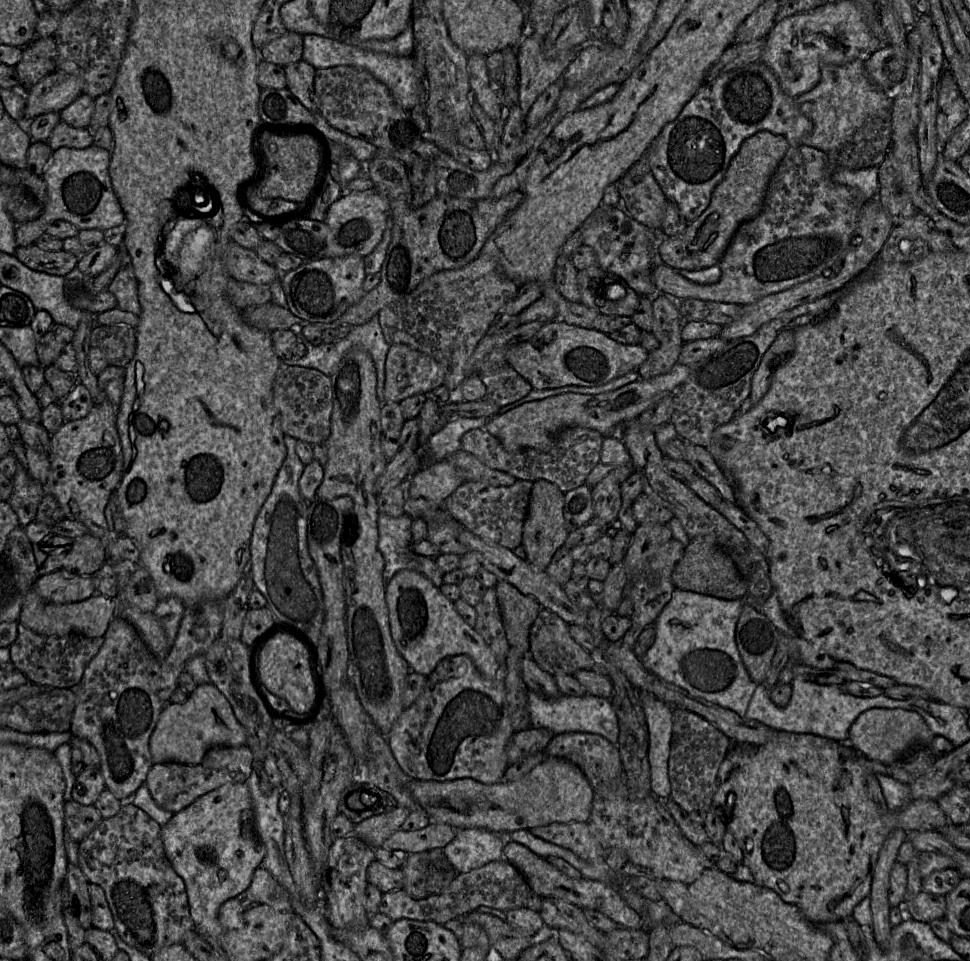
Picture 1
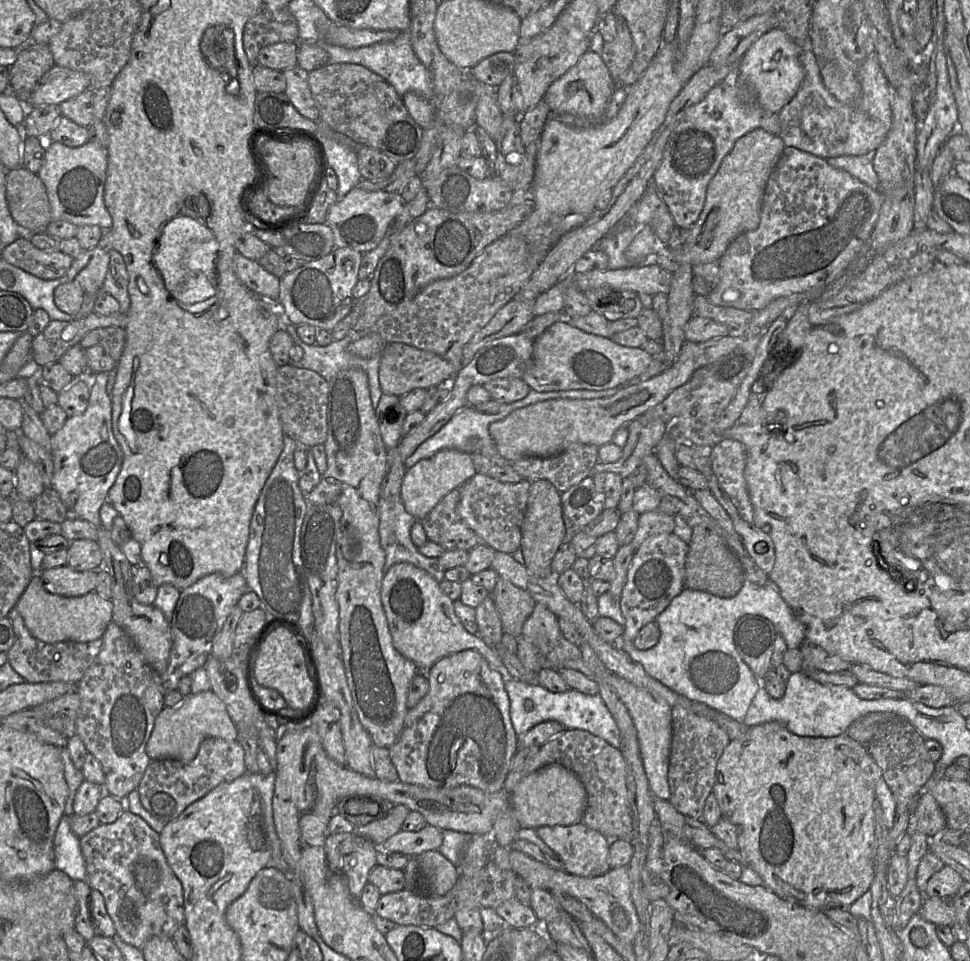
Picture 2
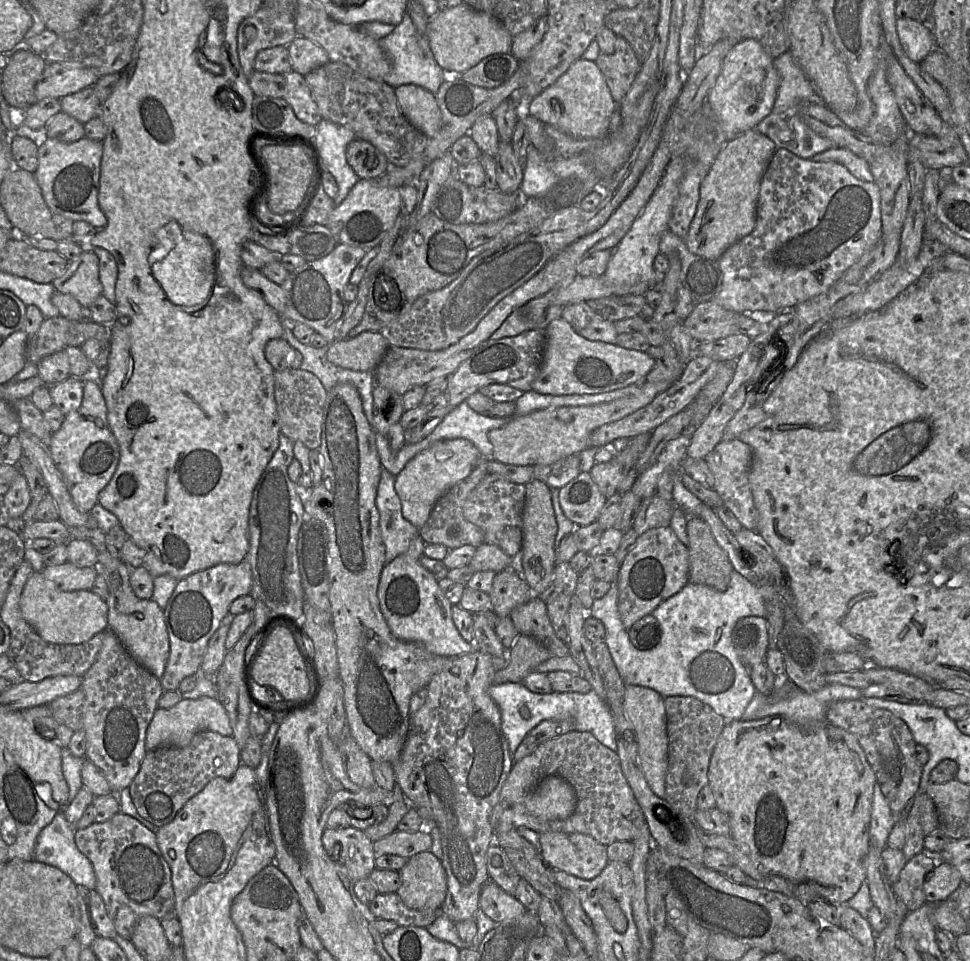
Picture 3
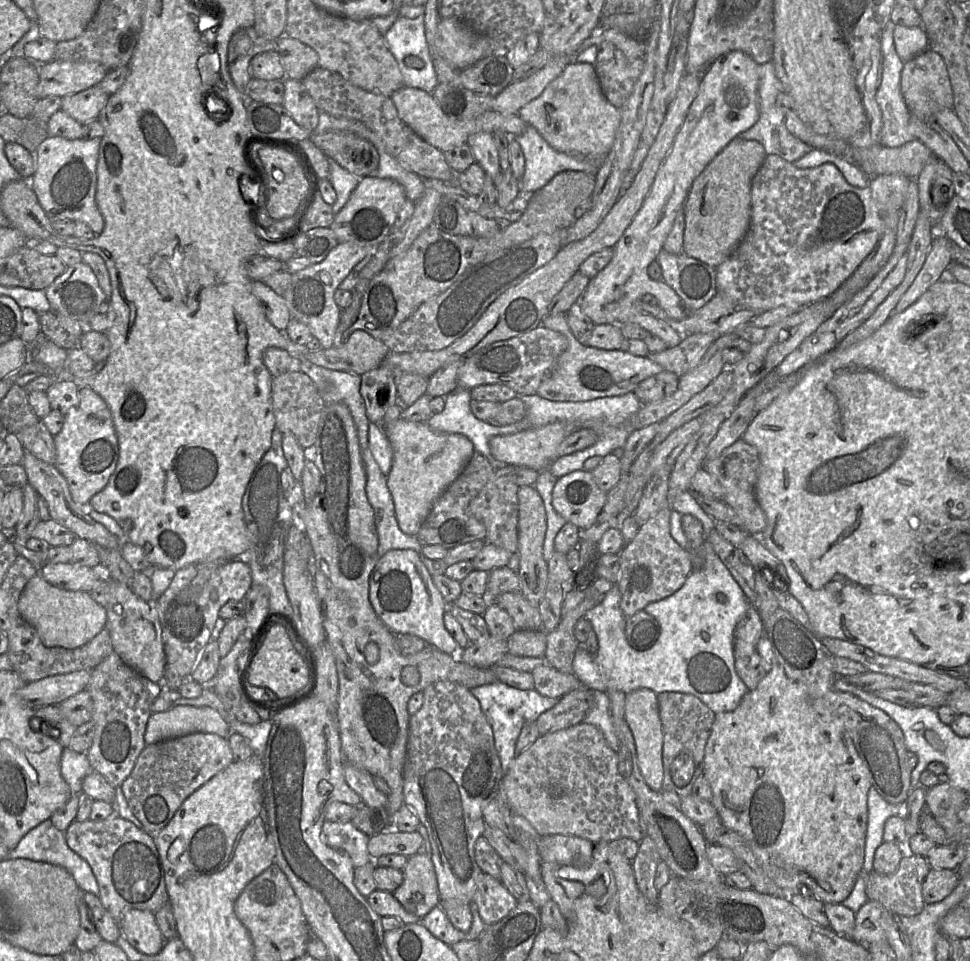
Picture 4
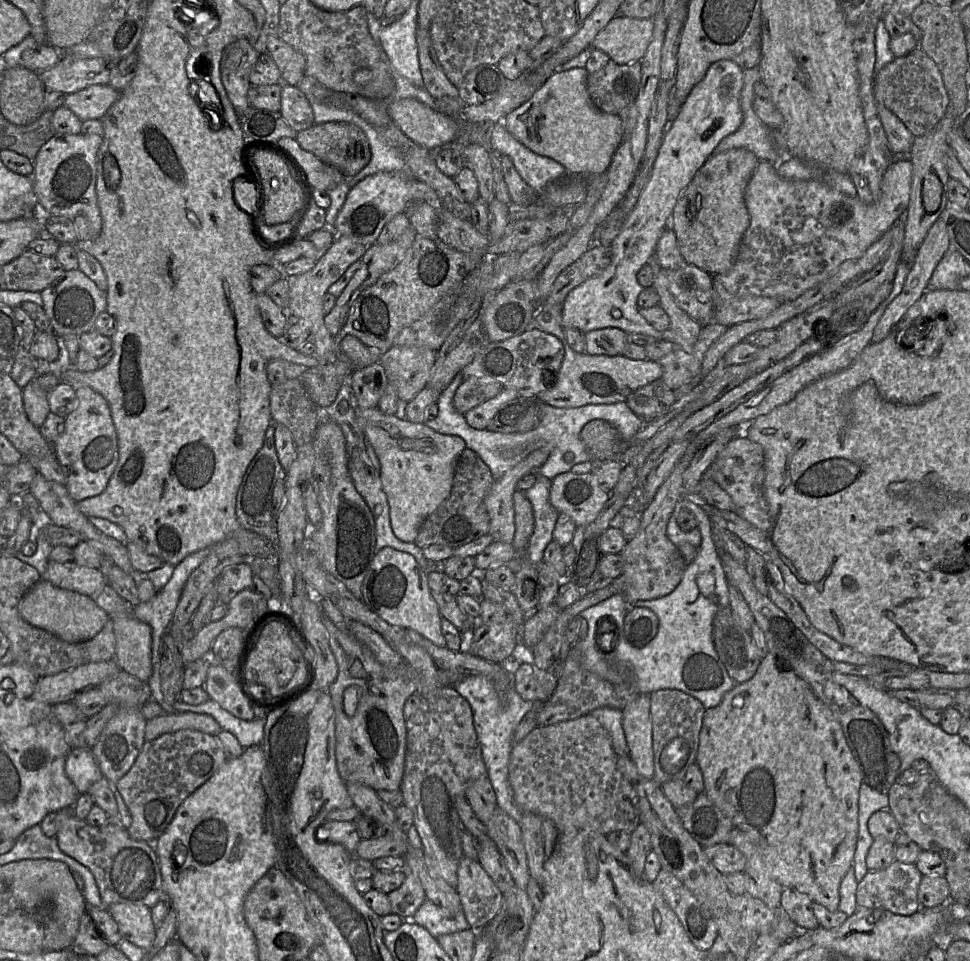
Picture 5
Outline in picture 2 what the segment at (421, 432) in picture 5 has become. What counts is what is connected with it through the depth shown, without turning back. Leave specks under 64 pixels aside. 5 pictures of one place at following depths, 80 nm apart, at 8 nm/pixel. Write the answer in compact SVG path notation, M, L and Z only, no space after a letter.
M454 449L437 452L407 469L401 485L401 500L406 511L416 520L424 519L431 510L452 490L459 488L476 473L471 454Z

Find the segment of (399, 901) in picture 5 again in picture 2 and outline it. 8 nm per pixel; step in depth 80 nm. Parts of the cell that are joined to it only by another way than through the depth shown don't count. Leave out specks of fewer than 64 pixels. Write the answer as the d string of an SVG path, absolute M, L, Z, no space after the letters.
M439 850L427 851L416 857L419 870L428 887L428 895L443 896L455 885L458 870Z

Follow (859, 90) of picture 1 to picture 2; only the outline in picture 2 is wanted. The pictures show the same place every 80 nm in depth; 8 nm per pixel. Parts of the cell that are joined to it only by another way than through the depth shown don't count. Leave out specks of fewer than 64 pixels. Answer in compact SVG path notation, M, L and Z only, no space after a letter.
M802 50L799 58L805 72L804 79L796 94L778 112L781 126L778 136L785 147L795 147L823 159L875 152L886 139L892 125L892 87L877 54L870 54L858 66L861 96L851 103L839 101L831 94L811 50Z

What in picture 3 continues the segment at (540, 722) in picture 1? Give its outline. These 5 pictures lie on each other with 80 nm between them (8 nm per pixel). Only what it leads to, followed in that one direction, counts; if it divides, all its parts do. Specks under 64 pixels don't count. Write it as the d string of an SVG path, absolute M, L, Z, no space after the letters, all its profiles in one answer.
M504 682L493 684L488 693L500 709L502 730L512 754L536 725L549 719L571 721L574 730L590 732L603 745L613 751L617 750L615 725L610 709L607 702L593 689L588 693L553 691L541 694L529 690L522 682Z

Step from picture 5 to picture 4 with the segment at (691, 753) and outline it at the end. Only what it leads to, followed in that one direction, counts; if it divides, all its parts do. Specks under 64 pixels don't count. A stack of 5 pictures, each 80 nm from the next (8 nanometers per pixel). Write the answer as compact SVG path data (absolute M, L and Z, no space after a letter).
M662 692L657 694L657 699L663 728L664 777L661 793L667 802L680 810L682 800L692 794L693 784L703 776L705 746L716 714L692 694Z

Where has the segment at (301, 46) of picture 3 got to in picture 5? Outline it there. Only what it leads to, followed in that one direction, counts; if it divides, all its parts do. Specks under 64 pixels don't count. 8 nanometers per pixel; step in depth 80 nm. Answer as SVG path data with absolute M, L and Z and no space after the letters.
M267 36L266 52L275 61L280 71L282 82L297 86L305 75L306 60L304 55L278 36Z

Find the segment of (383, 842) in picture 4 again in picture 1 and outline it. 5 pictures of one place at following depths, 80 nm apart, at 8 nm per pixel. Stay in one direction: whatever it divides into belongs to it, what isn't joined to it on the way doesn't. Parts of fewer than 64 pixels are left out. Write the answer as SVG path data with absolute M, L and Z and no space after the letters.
M431 822L416 831L398 830L382 845L385 850L402 850L409 854L443 849L456 836L457 829L444 823Z

